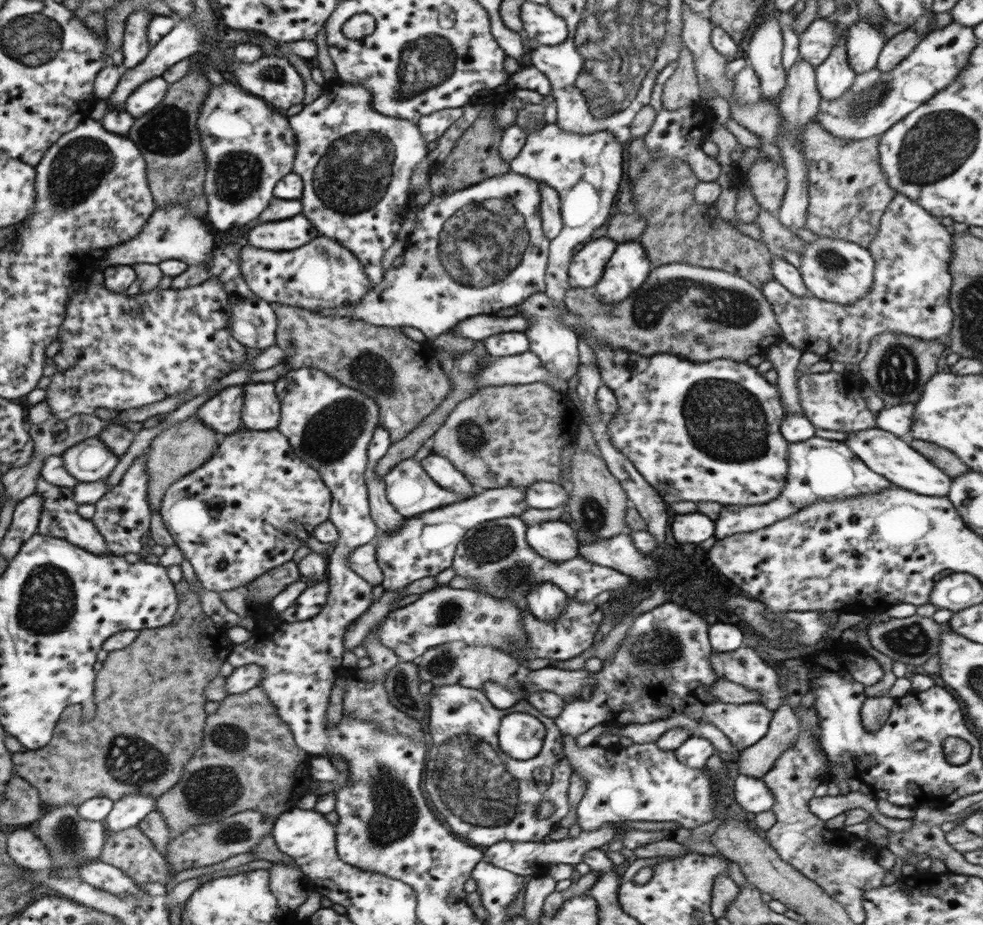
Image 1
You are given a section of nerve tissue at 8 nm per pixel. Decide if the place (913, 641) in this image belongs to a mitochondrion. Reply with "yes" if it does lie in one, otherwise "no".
yes

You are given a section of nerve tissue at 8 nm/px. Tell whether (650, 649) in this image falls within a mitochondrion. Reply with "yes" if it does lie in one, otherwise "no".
yes

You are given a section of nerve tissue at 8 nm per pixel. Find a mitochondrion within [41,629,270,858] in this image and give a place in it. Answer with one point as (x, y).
(129, 760)

